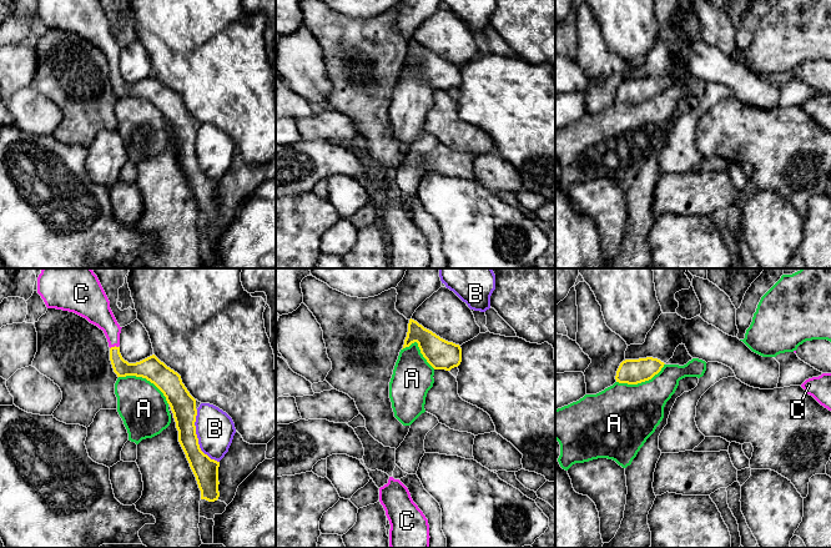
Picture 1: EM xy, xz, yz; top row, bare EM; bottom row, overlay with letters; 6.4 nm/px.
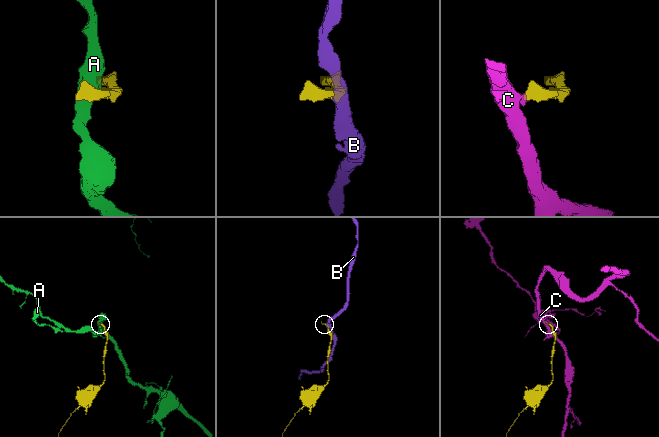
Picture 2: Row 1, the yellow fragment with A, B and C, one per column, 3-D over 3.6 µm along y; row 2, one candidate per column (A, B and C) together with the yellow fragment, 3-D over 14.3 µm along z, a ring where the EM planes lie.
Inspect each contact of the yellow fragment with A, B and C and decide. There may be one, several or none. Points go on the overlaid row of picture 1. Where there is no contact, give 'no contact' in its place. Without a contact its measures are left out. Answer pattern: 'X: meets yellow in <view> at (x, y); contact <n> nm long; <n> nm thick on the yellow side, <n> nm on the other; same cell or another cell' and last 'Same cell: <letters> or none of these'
A: meets yellow in xy at (146, 378); contact 380 nm long; 160 nm thick on the yellow side, 300 nm on the other; another cell
B: meets yellow in xy at (197, 438); contact 380 nm long; 160 nm thick on the yellow side, 240 nm on the other; another cell
C: meets yellow in xy at (115, 346); contact 60 nm long; 130 nm thick on the yellow side, 160 nm on the other; same cell
Same cell: C

